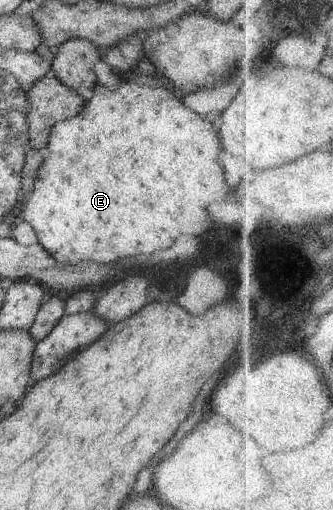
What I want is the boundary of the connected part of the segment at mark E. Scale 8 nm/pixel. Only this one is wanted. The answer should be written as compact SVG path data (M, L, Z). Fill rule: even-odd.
M132 77L123 78L117 89L110 91L104 86L95 85L94 96L86 100L83 110L68 121L59 121L51 129L49 144L45 149L44 160L37 169L37 176L30 196L24 198L19 216L34 228L40 246L48 252L57 263L70 264L72 266L80 262L92 262L97 264L110 264L110 262L126 260L130 256L152 254L154 251L163 251L170 248L179 236L198 236L210 230L210 221L206 214L206 204L214 200L224 200L228 194L228 186L224 182L224 172L216 160L220 150L218 140L218 120L204 118L200 120L198 114L186 108L181 102L180 94L165 90L160 83L146 83L146 79Z

